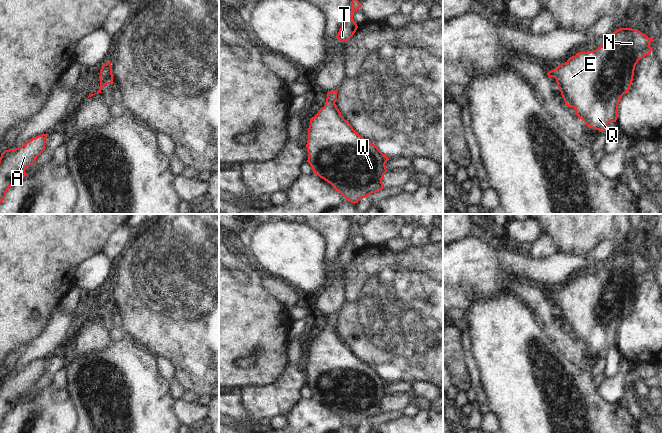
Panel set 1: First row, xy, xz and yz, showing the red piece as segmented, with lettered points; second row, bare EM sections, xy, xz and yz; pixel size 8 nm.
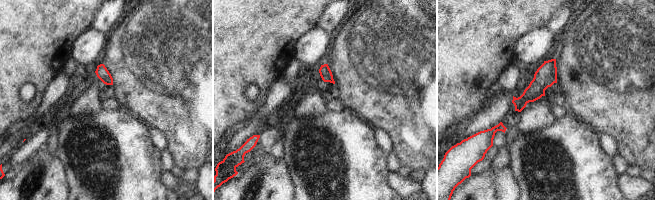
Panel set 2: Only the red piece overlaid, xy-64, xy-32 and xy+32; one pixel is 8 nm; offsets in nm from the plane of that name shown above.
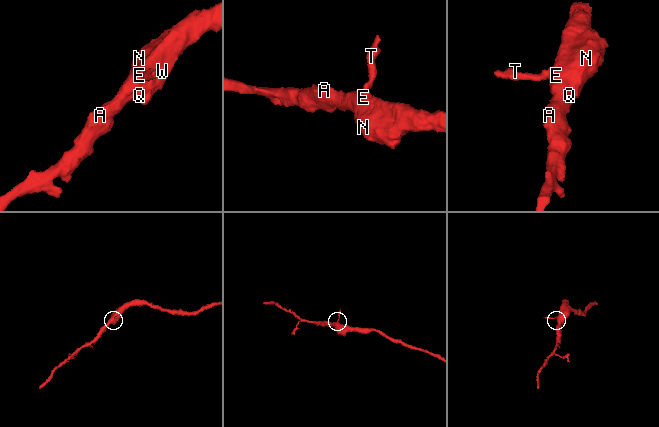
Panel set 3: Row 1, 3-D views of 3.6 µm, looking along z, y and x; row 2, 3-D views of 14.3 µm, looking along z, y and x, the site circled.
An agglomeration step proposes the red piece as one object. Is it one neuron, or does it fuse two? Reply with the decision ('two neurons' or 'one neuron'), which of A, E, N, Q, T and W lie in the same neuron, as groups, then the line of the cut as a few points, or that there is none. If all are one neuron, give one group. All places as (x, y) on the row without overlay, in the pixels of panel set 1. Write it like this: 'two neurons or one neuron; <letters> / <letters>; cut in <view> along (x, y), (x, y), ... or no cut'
one neuron; A E N Q T W; no cut

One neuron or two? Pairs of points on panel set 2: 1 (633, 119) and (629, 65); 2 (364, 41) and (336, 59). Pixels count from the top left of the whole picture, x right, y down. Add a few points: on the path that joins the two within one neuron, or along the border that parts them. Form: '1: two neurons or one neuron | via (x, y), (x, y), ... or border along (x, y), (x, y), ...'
1: one neuron | via (633, 106), (633, 78)
2: one neuron | via (357, 48), (346, 59), (343, 59)

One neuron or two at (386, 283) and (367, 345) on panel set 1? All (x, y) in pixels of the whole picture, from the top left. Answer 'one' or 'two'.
one

